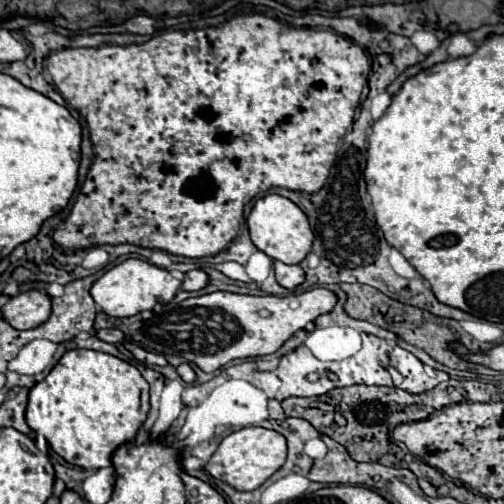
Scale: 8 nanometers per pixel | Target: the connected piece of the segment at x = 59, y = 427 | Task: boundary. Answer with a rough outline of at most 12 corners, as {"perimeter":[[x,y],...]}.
{"perimeter":[[65,351],[27,425],[81,469],[111,467],[149,411],[131,363]]}

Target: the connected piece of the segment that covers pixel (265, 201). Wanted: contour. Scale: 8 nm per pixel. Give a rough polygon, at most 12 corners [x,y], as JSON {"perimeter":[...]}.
{"perimeter":[[287,197],[257,199],[251,241],[295,265],[311,251],[307,215]]}

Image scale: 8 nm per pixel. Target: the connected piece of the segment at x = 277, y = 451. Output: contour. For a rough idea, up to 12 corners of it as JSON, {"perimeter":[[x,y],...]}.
{"perimeter":[[265,427],[229,433],[207,471],[253,491],[287,459],[287,441]]}

